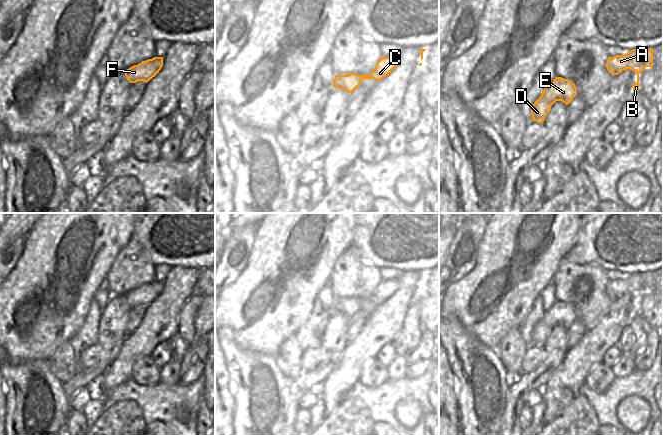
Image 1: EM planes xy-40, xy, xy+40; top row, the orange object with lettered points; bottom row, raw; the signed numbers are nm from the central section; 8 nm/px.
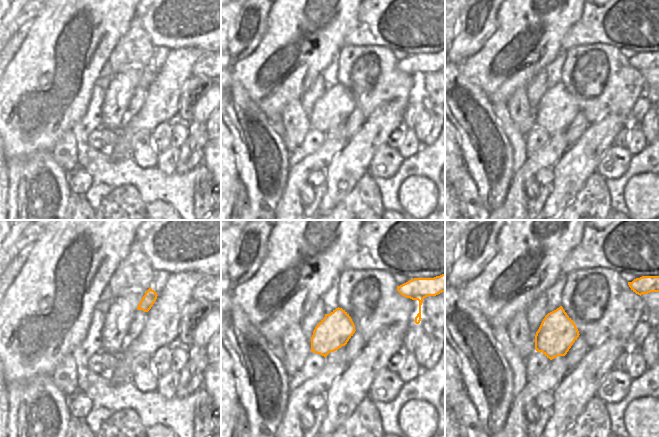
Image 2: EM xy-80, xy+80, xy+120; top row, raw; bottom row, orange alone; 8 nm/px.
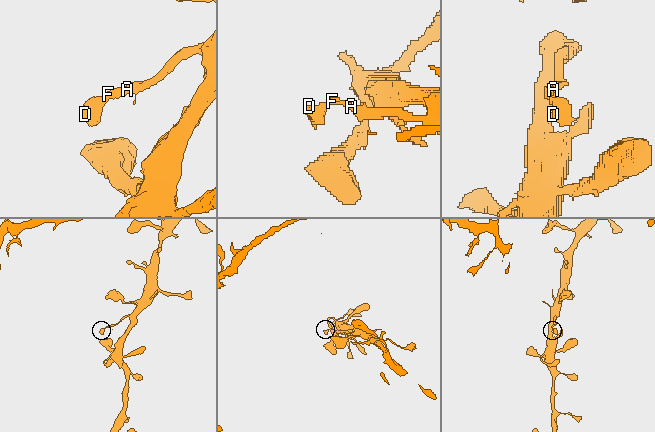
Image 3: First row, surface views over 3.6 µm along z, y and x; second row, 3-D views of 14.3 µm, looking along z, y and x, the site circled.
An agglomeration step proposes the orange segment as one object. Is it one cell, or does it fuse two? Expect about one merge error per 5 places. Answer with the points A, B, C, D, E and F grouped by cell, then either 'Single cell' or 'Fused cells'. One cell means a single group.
Groups: A B C D E F. Single cell.

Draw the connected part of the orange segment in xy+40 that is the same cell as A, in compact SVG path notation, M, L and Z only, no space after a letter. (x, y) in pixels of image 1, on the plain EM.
M653 272L633 273L624 279L609 281L605 290L612 299L618 299L626 293L636 295L637 306L633 309L633 315L639 315L639 298L646 291L653 291Z

